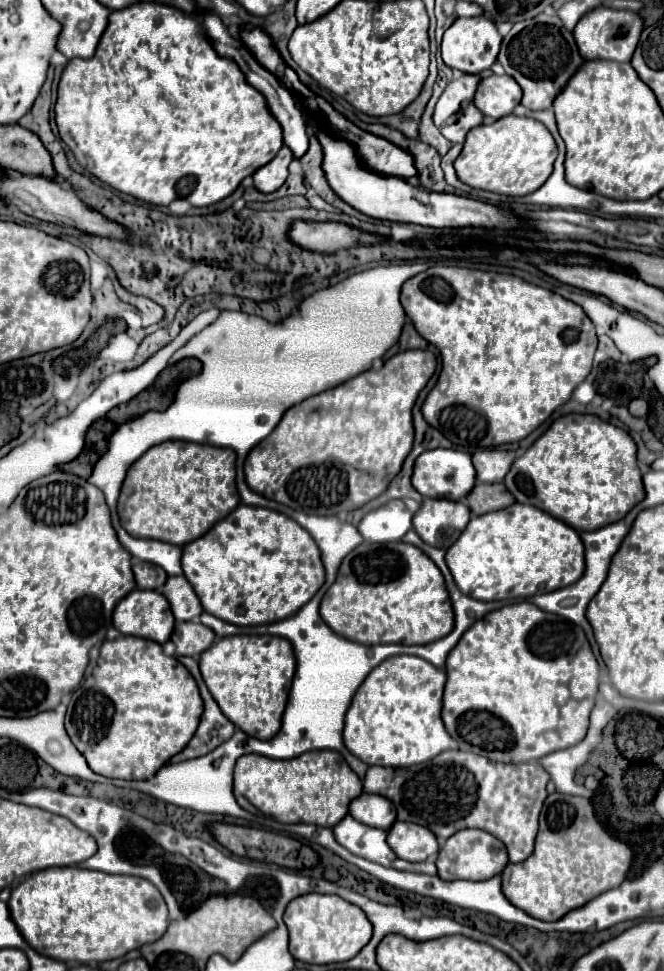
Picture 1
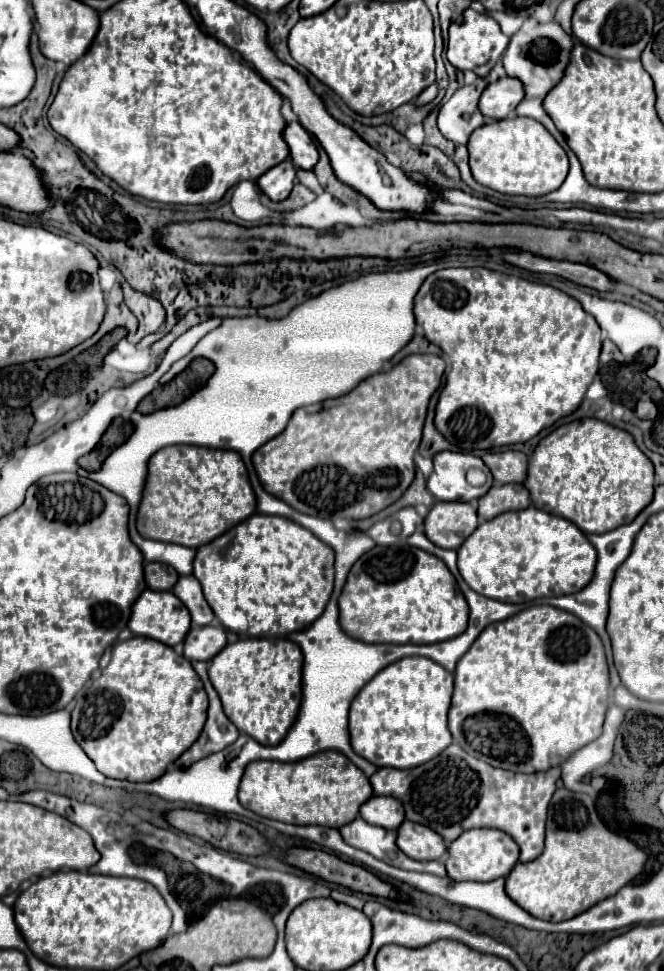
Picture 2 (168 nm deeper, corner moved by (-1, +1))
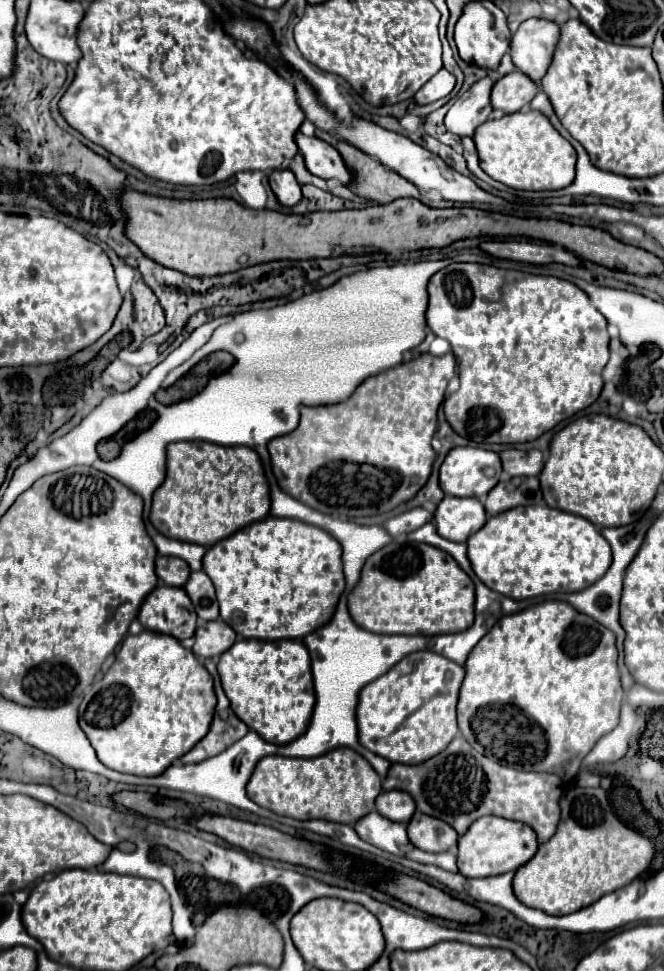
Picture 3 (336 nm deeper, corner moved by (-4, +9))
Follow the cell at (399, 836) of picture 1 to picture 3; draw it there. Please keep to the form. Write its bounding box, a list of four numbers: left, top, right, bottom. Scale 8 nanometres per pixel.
[407,811,459,853]

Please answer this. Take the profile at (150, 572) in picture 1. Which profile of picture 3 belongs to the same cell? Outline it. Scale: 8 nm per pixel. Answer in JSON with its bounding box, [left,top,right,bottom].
[157,557,191,587]

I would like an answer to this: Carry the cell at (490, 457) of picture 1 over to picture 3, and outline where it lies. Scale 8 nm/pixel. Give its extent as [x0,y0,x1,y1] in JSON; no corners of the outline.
[501,449,543,477]

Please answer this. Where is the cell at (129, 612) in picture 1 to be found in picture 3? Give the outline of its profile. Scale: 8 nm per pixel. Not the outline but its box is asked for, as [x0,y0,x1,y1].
[139,585,195,639]

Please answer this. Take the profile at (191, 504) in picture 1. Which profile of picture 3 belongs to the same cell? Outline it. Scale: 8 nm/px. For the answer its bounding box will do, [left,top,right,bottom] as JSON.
[149,441,271,547]

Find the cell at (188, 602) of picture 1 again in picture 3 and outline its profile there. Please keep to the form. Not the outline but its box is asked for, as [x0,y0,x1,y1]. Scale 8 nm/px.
[183,571,219,621]

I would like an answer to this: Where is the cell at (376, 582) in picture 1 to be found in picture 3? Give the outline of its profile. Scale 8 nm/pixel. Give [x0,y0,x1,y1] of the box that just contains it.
[347,541,475,635]

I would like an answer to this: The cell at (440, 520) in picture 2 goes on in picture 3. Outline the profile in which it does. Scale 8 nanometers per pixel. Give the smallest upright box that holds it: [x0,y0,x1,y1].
[435,495,487,541]

